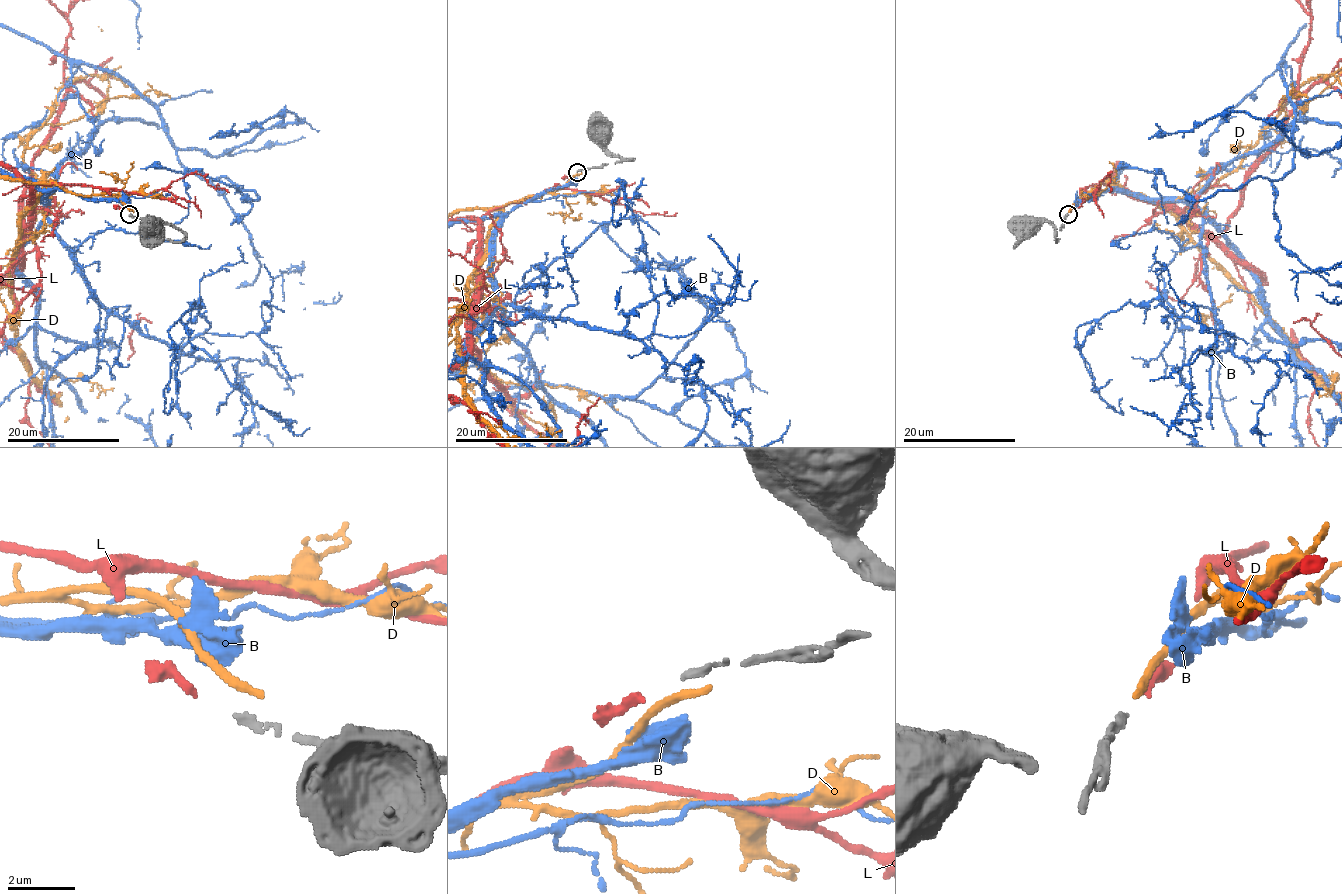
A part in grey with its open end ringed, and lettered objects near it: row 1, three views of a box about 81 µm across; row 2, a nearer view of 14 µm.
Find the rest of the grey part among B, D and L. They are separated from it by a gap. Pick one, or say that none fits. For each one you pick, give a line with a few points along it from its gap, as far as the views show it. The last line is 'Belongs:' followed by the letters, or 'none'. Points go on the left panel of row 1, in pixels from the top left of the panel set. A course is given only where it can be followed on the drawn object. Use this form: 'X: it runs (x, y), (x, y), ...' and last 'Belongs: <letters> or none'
Belongs: L

